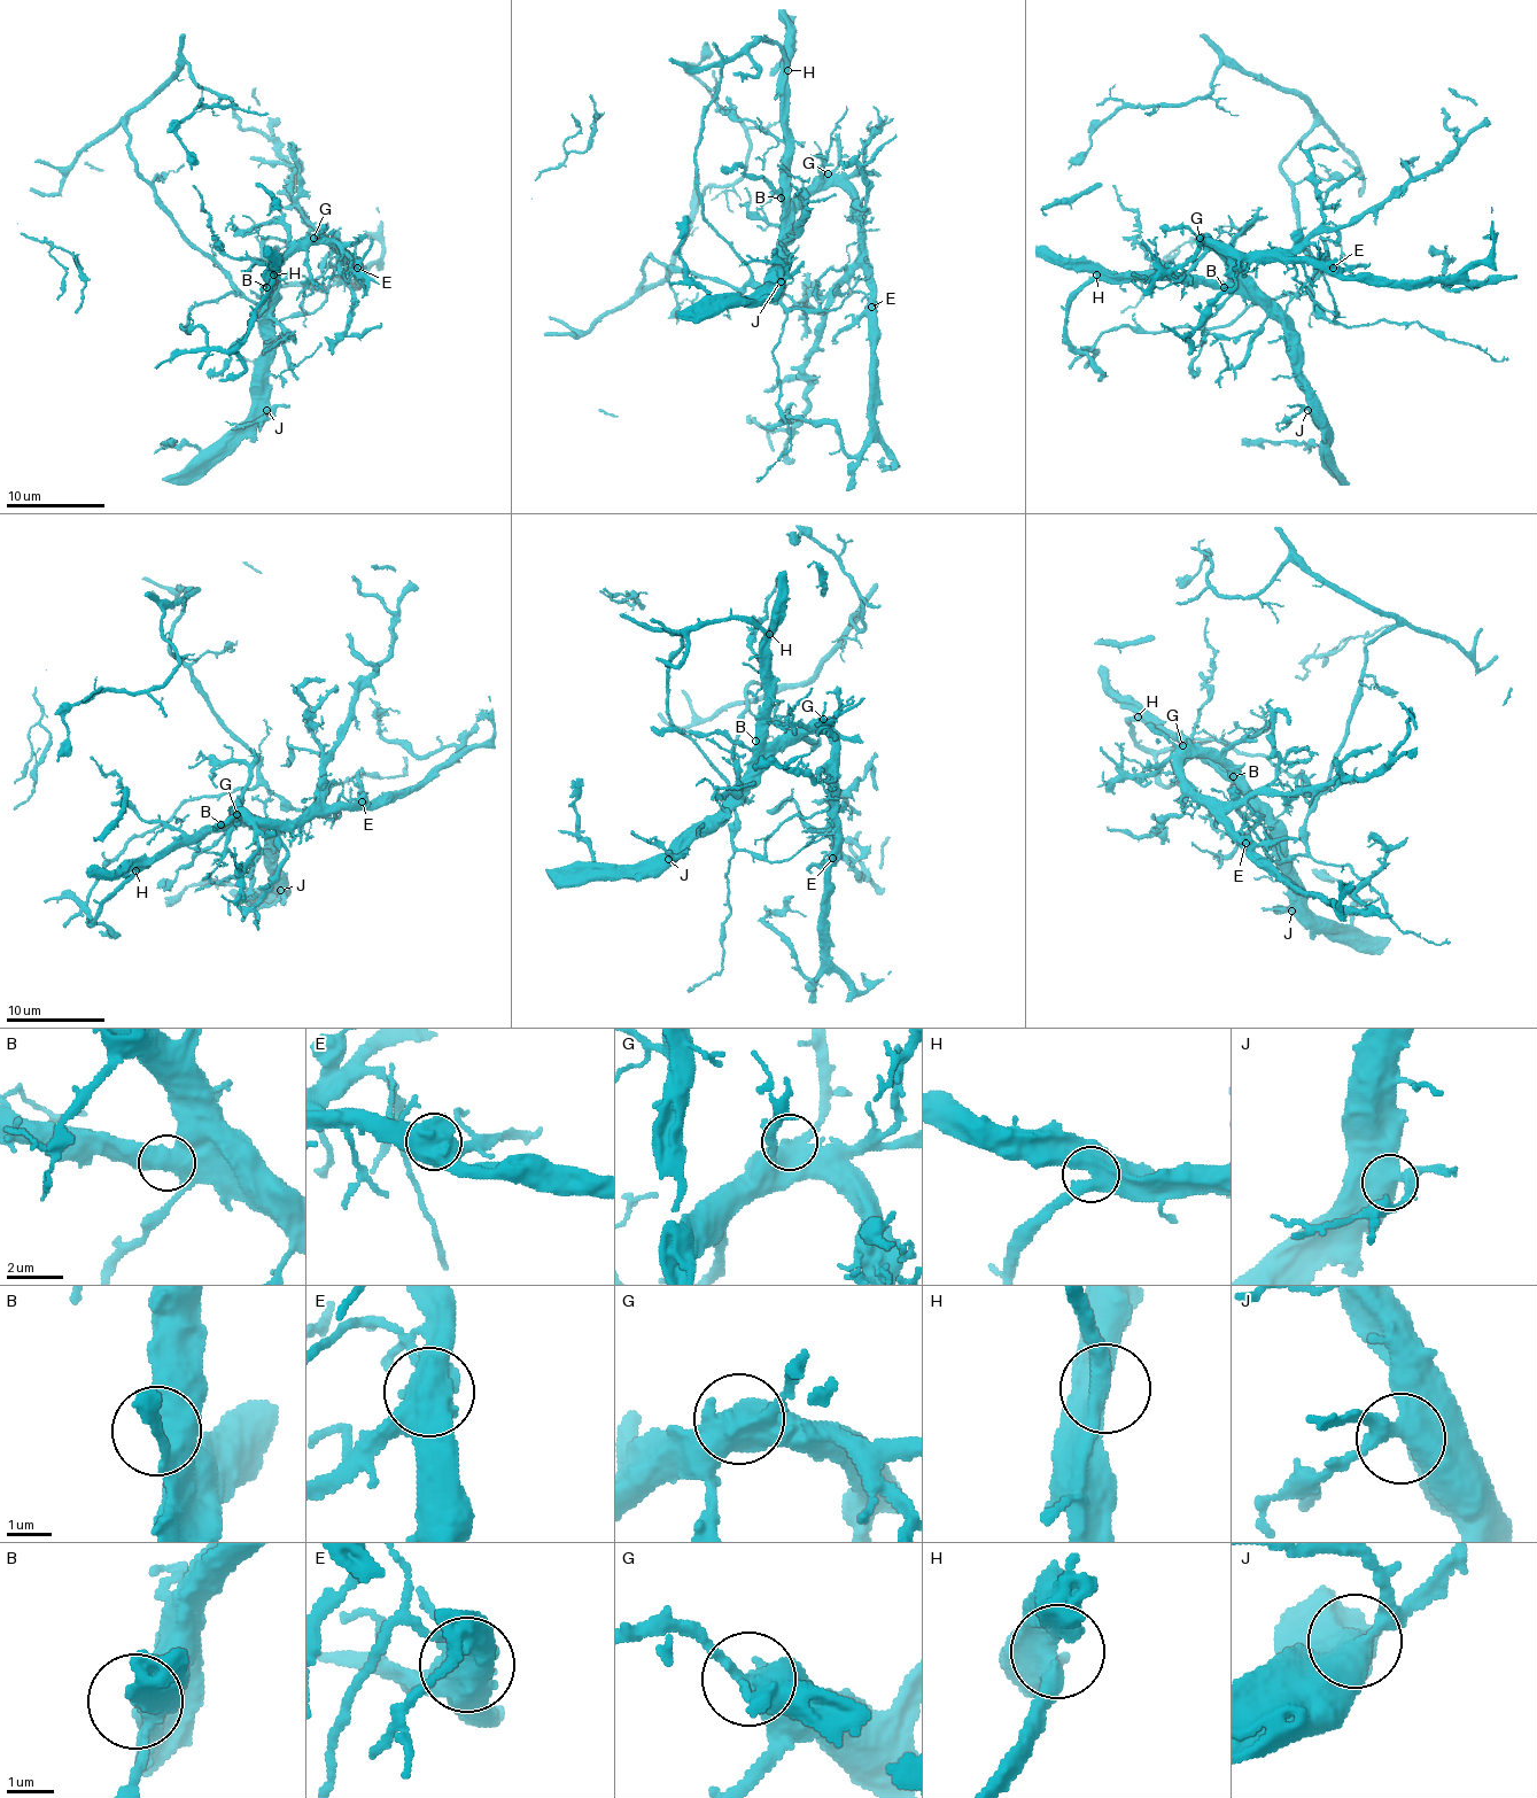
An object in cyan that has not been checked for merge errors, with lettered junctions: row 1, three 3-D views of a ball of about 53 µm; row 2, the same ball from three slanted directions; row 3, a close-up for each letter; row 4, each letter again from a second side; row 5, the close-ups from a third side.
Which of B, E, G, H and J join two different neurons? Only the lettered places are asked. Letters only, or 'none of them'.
E

